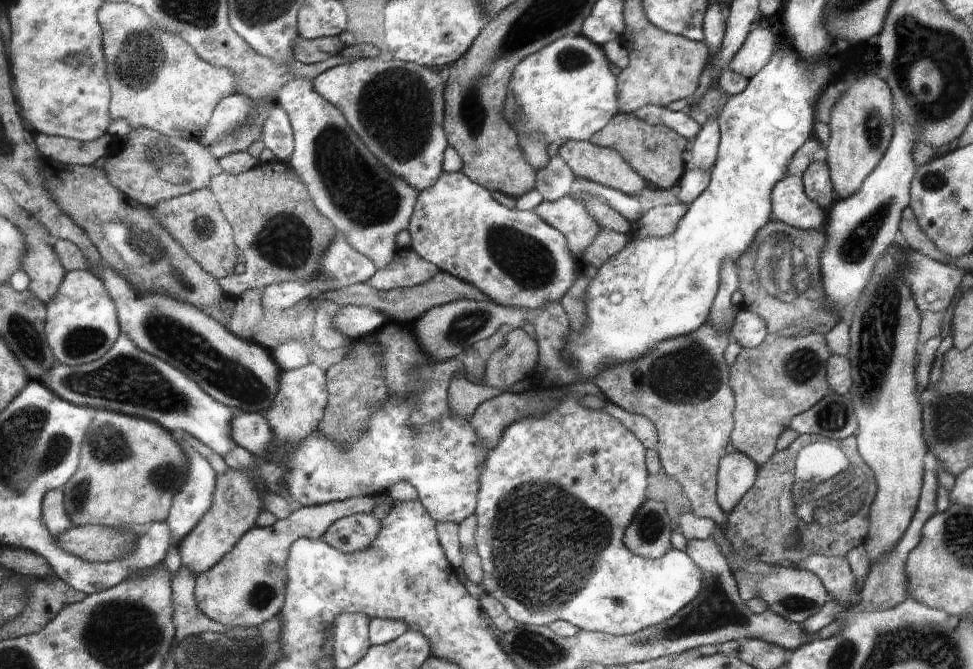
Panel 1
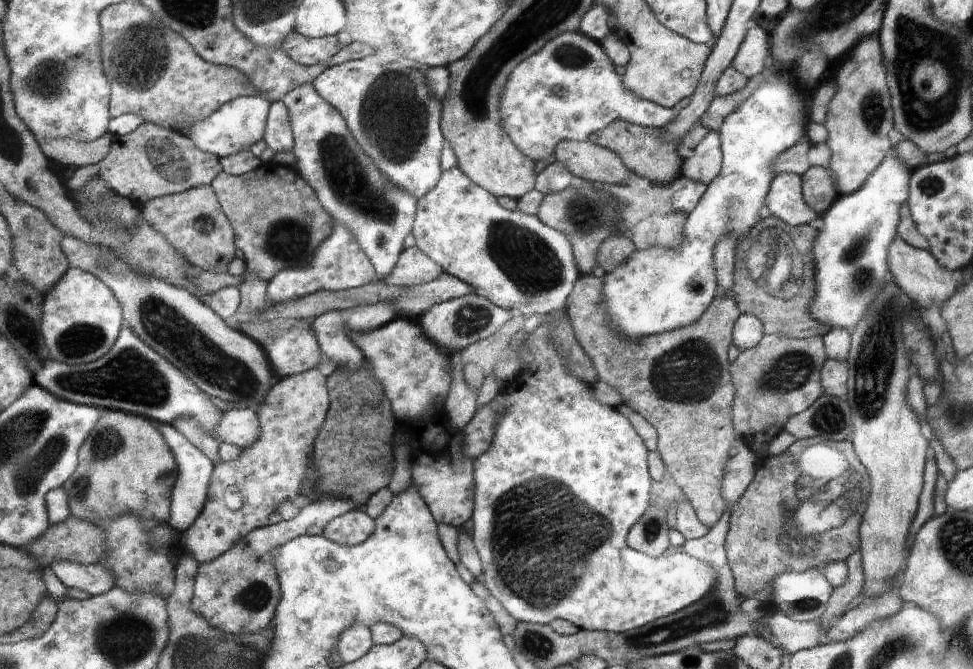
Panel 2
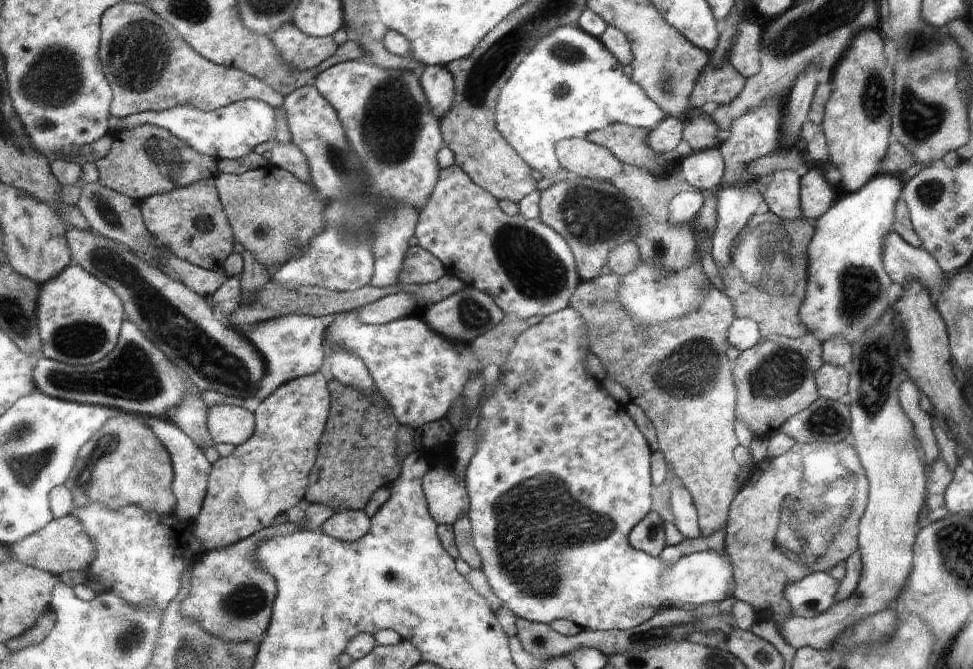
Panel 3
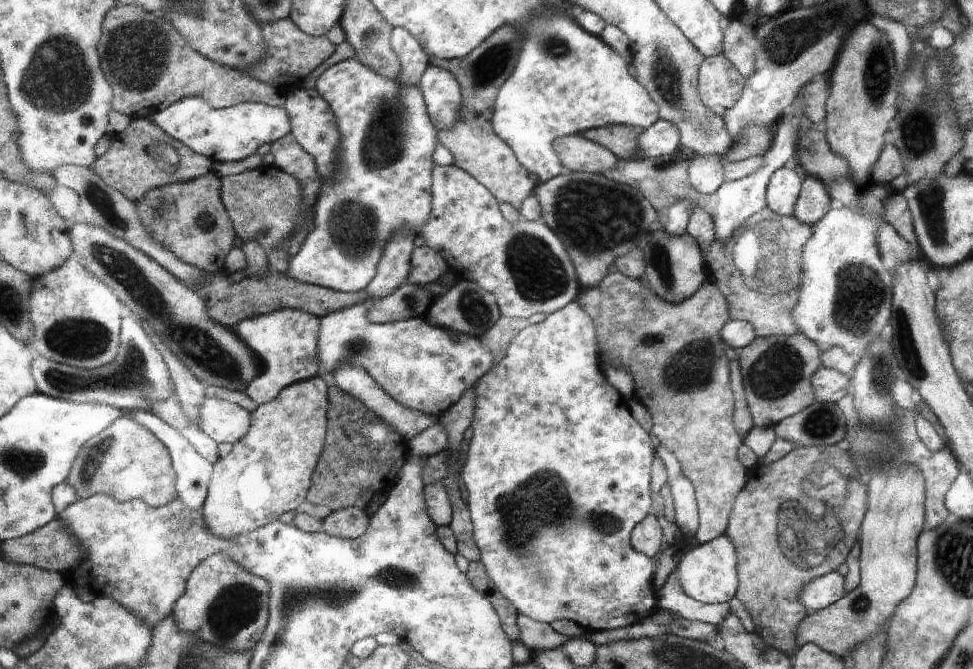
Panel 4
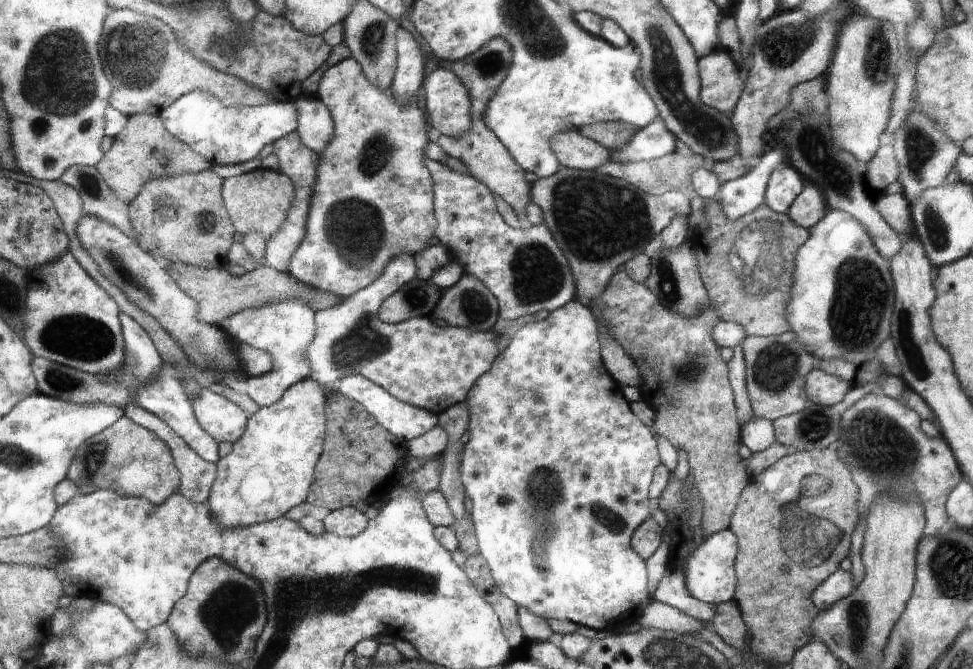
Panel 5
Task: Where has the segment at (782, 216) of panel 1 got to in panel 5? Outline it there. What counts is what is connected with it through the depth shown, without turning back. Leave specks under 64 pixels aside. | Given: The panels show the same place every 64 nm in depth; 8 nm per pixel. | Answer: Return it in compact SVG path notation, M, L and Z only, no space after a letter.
M784 162L770 176L764 204L776 213L787 214L795 199L803 193L804 184L806 181L800 173L789 162Z

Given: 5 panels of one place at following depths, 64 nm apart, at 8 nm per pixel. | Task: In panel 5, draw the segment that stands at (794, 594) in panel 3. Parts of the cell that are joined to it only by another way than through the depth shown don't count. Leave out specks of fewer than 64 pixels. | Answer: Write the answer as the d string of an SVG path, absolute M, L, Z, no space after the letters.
M838 570L812 592L811 602L818 611L830 609L836 602L848 597L855 586L849 572Z

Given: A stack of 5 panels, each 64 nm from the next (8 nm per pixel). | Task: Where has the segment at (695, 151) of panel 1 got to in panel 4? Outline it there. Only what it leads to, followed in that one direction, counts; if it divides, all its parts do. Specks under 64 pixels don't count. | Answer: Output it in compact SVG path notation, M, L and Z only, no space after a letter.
M695 155L686 162L687 178L697 195L713 194L726 182L722 158L719 155Z

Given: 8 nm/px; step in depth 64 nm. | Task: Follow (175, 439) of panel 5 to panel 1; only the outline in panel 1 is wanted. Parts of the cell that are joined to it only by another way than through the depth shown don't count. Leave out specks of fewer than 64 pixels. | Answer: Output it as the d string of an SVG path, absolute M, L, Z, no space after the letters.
M184 437L180 438L180 440L178 438L175 439L184 448L184 452L186 452L186 456L190 460L188 462L190 464L190 474L188 474L186 486L176 496L174 506L171 510L171 517L167 520L170 528L172 528L172 532L174 532L174 540L176 540L174 546L172 546L172 550L176 550L176 547L180 548L182 540L190 536L192 530L196 530L196 526L212 510L212 506L214 506L214 494L216 494L216 486L218 485L218 474L214 466L212 466L212 462L202 452L198 452Z

